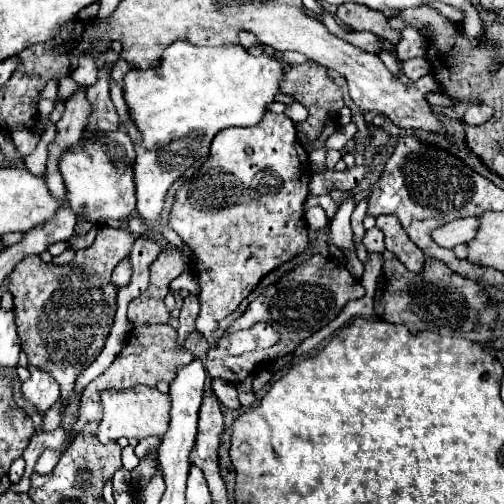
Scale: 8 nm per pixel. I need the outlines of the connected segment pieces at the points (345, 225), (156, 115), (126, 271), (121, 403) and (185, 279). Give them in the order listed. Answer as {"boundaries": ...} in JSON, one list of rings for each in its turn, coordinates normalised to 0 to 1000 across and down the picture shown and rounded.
{"boundaries":[[[[687,395],[675,415],[667,419],[659,446],[655,446],[655,474],[659,482],[683,502],[683,498],[706,498],[702,466],[694,454],[694,427],[702,419],[702,395]]],[[[377,81],[341,85],[313,137],[262,137],[246,153],[246,192],[270,252],[282,264],[282,284],[270,288],[266,359],[274,383],[274,423],[282,435],[317,438],[325,419],[325,395],[341,363],[397,312],[413,308],[425,268],[456,248],[500,252],[512,248],[532,220],[532,208],[556,188],[563,161],[563,121],[552,121],[548,101],[524,97],[516,109],[500,109],[488,93],[460,85],[437,93],[393,93]]],[[[246,514],[246,518],[226,534],[226,542],[222,542],[222,562],[230,565],[230,573],[242,573],[242,569],[254,565],[254,558],[258,558],[258,522],[254,522],[254,514]]],[[[270,768],[270,772],[246,772],[246,776],[230,776],[230,772],[210,772],[202,784],[202,831],[194,839],[194,855],[190,867],[198,879],[218,879],[218,875],[234,875],[238,867],[250,871],[286,871],[298,863],[325,863],[325,855],[333,851],[333,784],[321,784],[313,772],[298,772],[298,768]]],[[[369,538],[357,550],[349,550],[335,565],[337,577],[353,577],[353,573],[369,573],[381,585],[397,585],[397,562],[393,562],[393,554],[381,542],[369,542]]]]}

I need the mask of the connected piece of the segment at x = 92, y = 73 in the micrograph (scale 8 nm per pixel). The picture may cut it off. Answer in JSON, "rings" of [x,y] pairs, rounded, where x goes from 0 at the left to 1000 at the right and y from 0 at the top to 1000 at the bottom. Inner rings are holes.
{"rings":[[[163,105],[159,117],[155,117],[155,133],[143,141],[143,157],[155,165],[155,169],[167,169],[167,173],[179,173],[179,165],[190,161],[190,121],[183,113],[183,105]]]}

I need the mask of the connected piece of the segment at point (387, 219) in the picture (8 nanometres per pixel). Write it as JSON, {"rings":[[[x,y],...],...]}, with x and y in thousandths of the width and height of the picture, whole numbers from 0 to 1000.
{"rings":[[[754,427],[746,433],[746,450],[762,462],[766,494],[782,502],[786,514],[802,522],[810,538],[833,542],[841,534],[845,506],[810,474],[792,437],[780,427]]]}

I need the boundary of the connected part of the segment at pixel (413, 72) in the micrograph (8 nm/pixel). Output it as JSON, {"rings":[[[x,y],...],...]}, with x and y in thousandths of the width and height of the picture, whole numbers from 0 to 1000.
{"rings":[[[825,113],[825,117],[810,117],[798,125],[798,145],[813,157],[813,161],[825,161],[833,157],[837,149],[853,145],[849,141],[849,121],[841,113]]]}

